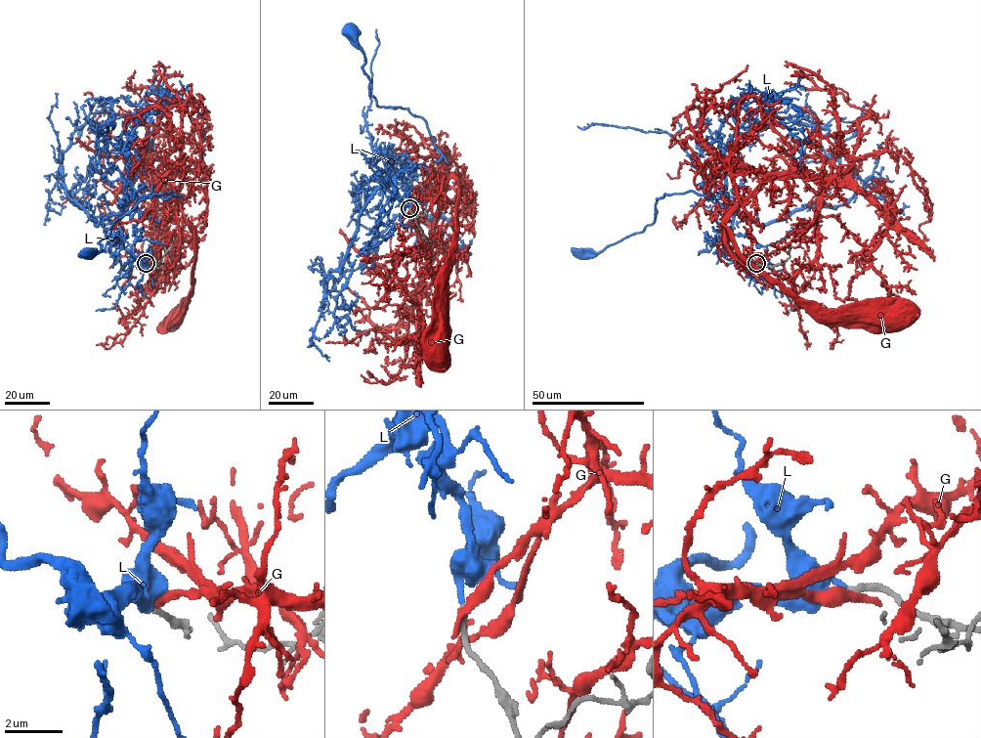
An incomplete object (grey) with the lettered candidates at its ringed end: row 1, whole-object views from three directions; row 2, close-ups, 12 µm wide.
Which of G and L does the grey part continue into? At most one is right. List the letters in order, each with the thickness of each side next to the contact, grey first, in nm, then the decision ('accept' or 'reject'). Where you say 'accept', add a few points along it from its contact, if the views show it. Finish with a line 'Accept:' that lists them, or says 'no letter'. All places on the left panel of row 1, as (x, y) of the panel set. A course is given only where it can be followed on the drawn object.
G: 220/360 nm | reject
L: 200/180 nm | accept | via (146, 262), (122, 243), (119, 214), (133, 194), (170, 191), (146, 197), (85, 253)
Accept: L

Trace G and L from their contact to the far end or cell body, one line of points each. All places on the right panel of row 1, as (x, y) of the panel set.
G: (756, 263), (746, 268), (724, 238), (740, 202), (725, 226), (747, 261), (824, 308), (895, 319)
L: (756, 262), (728, 251), (729, 200), (694, 191), (664, 194), (643, 231), (581, 253)

